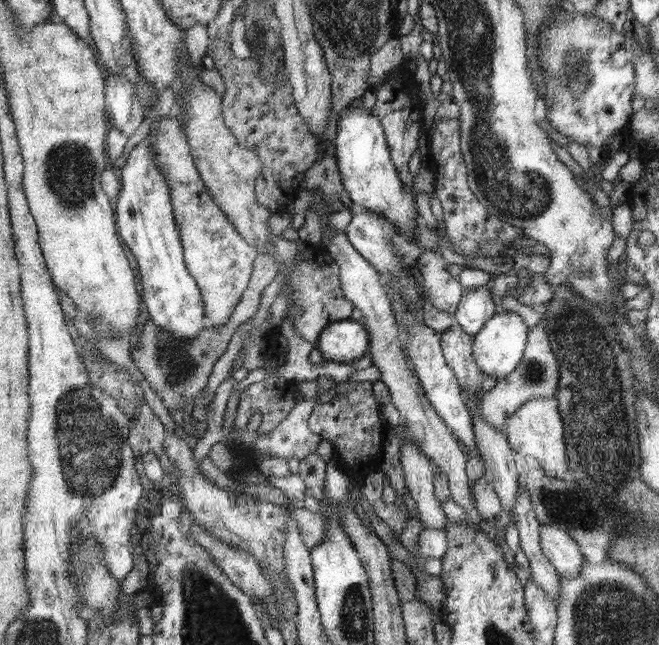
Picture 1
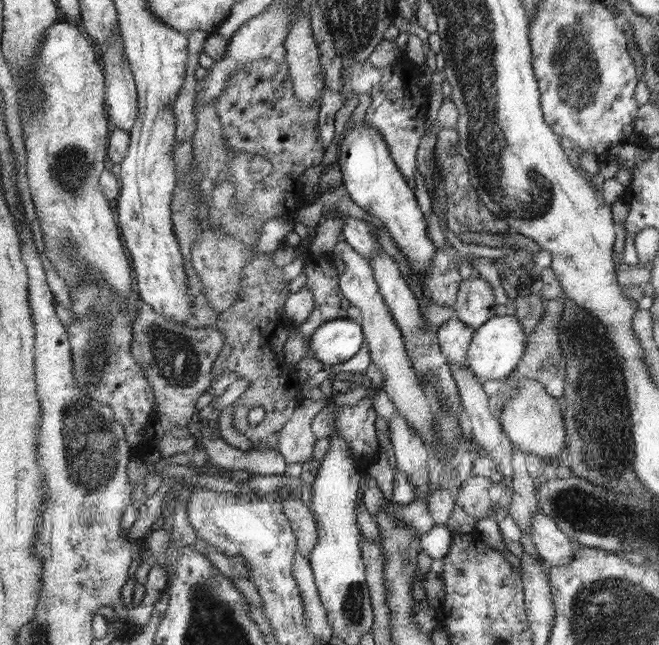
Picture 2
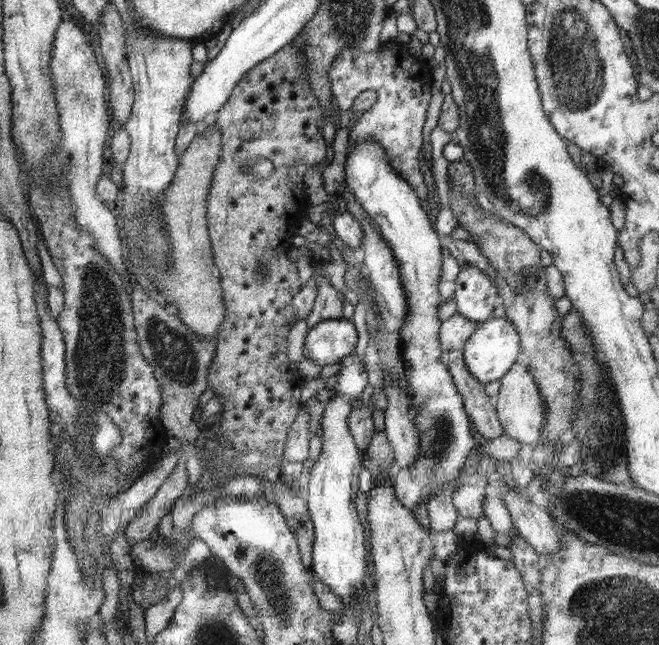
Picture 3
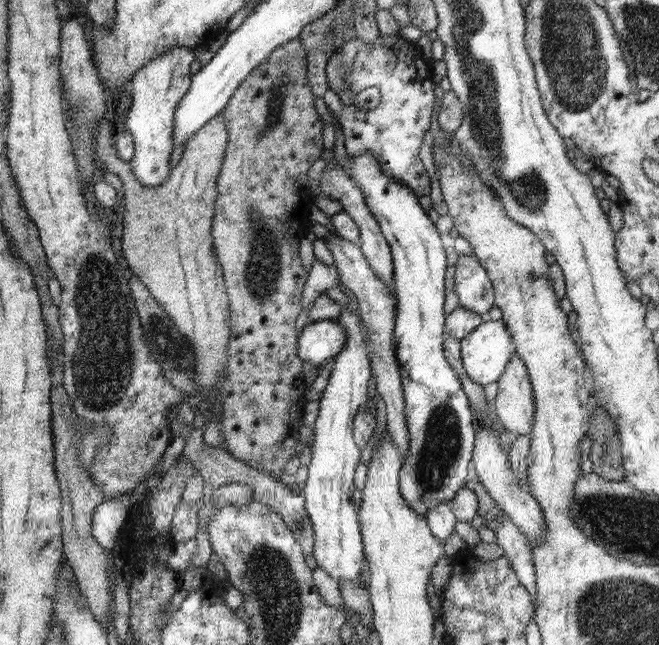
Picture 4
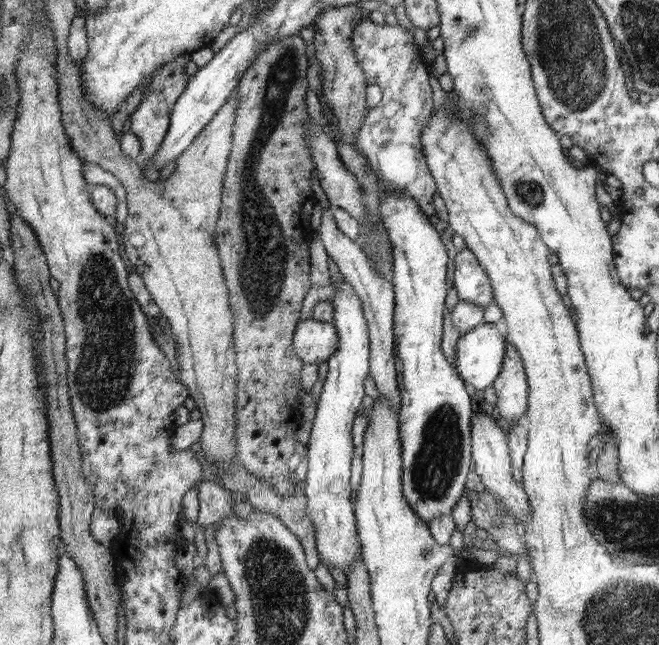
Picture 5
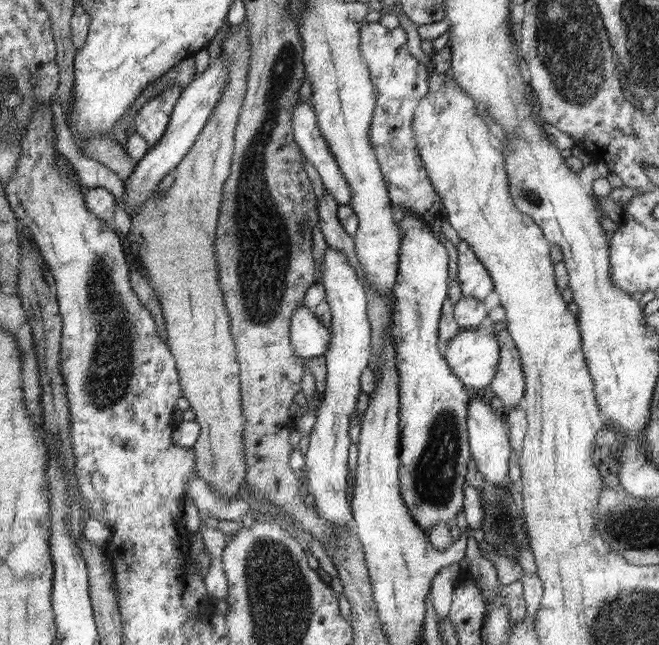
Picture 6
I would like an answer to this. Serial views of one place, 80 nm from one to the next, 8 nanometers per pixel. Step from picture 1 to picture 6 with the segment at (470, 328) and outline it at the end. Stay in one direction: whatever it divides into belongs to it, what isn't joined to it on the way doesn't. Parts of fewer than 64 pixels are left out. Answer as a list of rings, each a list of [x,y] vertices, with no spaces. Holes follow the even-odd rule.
[[[460,240],[457,249],[457,276],[460,292],[463,296],[472,296],[484,300],[493,289],[493,278],[489,270],[481,263],[469,244]]]

